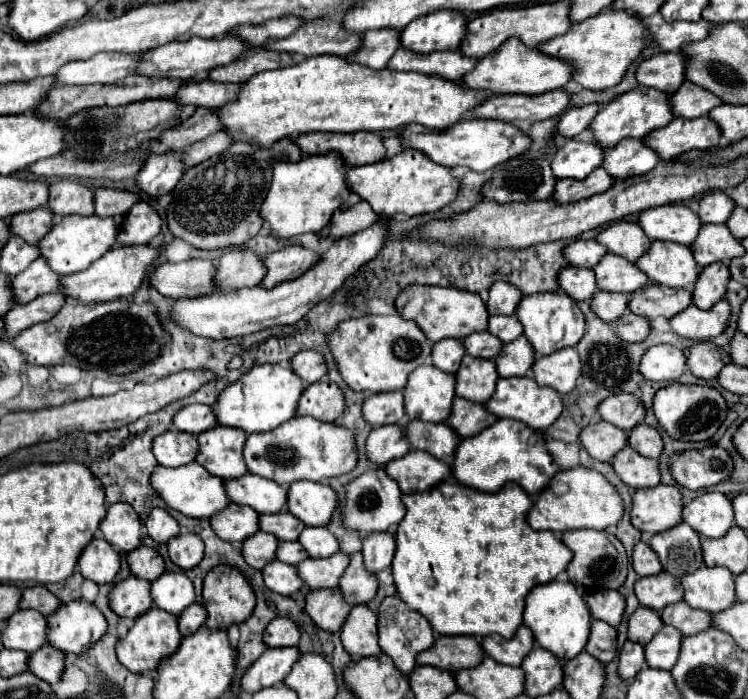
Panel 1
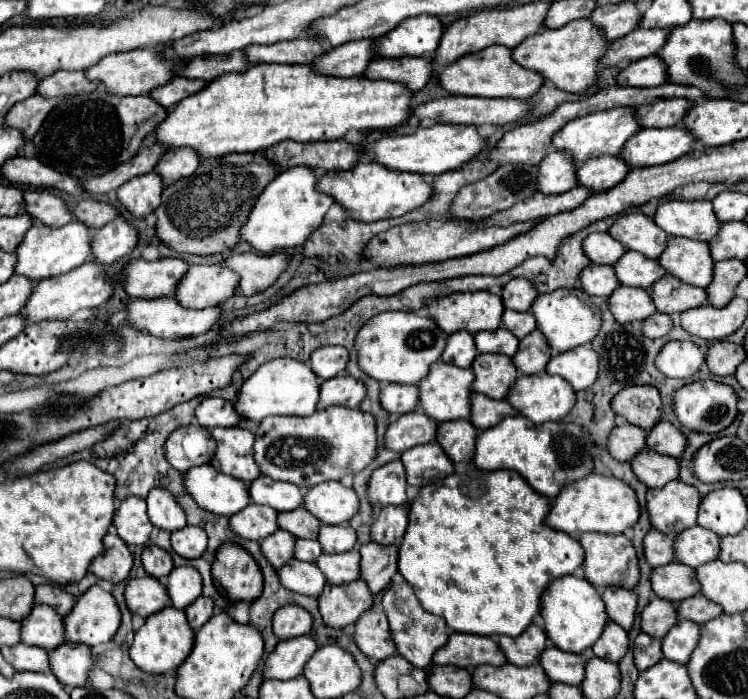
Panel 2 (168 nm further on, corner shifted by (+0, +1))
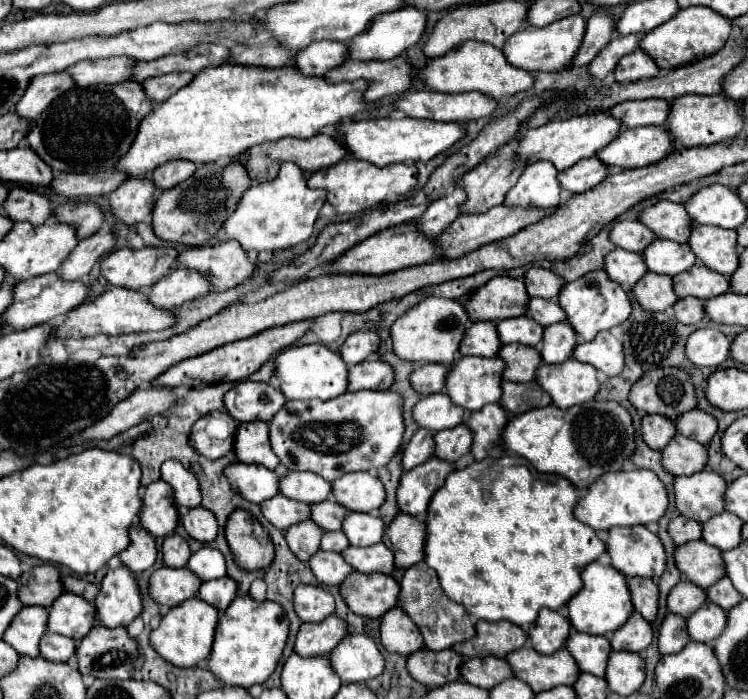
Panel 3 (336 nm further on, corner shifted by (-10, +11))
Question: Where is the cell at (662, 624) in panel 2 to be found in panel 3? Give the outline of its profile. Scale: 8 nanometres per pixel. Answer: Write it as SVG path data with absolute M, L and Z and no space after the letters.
M678 582L670 594L668 594L668 612L672 614L678 614L682 618L688 618L692 612L696 612L696 608L700 608L700 604L706 602L706 596L704 596L704 590L698 588L696 584L692 582Z

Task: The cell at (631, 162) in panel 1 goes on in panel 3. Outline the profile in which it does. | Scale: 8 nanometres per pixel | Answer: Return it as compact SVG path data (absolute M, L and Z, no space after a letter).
M588 158L568 168L568 172L560 172L558 180L564 190L578 194L578 192L586 192L594 188L596 184L600 184L606 178L606 168L608 166L604 166L598 158Z

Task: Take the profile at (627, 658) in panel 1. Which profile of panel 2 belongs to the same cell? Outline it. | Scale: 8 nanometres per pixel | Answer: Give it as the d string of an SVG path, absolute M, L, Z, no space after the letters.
M642 632L636 638L636 646L634 646L636 668L642 672L642 670L648 670L650 666L654 666L660 660L662 660L662 640L652 638L652 636Z

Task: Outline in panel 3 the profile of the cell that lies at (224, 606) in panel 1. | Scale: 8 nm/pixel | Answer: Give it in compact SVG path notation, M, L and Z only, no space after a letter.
M234 510L228 518L226 540L236 566L246 572L266 570L274 560L274 546L268 534L244 510Z

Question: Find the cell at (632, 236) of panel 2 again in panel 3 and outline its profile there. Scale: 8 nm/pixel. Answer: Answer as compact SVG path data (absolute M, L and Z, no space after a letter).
M660 200L648 208L644 208L638 220L648 226L656 238L666 238L684 244L690 236L692 220L682 204L674 204L668 200Z

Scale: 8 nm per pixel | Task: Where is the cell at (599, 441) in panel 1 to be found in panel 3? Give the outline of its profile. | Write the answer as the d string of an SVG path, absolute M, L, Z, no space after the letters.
M644 416L642 418L642 426L640 426L640 434L642 434L642 440L652 448L652 450L660 450L664 448L670 438L676 434L676 428L674 428L674 422L668 420L666 416Z

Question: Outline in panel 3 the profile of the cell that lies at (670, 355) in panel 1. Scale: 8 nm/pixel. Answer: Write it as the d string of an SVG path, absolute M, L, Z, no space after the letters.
M702 328L688 336L686 356L694 366L720 366L730 352L732 340L718 330Z

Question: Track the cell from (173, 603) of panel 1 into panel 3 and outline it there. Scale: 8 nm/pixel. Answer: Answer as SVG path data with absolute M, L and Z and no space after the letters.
M204 546L200 548L196 554L190 556L188 560L188 568L202 580L214 580L214 578L222 578L226 574L226 562L224 562L224 556L210 548L210 546Z

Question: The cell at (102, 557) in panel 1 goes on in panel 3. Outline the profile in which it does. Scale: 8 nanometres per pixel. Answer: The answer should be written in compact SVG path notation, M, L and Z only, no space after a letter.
M136 522L130 526L128 534L130 534L130 546L118 556L128 570L132 570L134 574L140 574L142 570L154 564L156 544L154 544L154 538L148 532L144 532L144 528Z

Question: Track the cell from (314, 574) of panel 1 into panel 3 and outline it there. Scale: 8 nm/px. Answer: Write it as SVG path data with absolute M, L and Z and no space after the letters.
M382 542L374 546L366 546L366 548L348 546L344 548L342 556L356 572L362 572L362 574L370 574L370 572L390 574L394 570L392 552Z

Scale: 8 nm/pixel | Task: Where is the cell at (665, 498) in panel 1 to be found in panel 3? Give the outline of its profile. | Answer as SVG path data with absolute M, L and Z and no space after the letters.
M700 470L692 476L676 476L674 478L674 498L676 498L676 510L690 518L690 520L696 520L696 522L706 522L710 520L712 516L724 512L724 496L726 492L726 480L716 474L716 472L710 472L710 470Z

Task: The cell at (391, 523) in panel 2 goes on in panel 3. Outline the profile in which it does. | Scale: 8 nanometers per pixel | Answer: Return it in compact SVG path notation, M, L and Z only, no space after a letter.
M430 458L424 464L404 472L396 492L396 502L400 512L424 520L432 494L444 484L446 476L452 470L454 464L438 458Z

